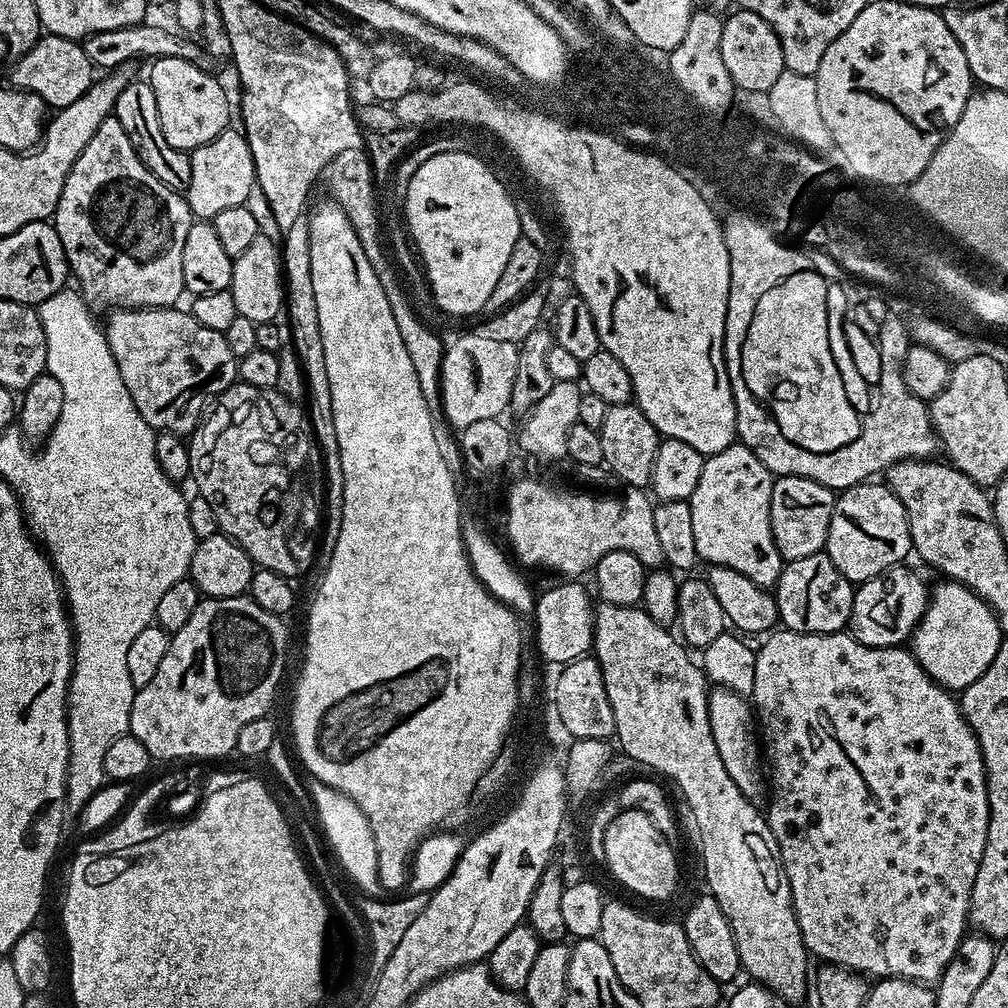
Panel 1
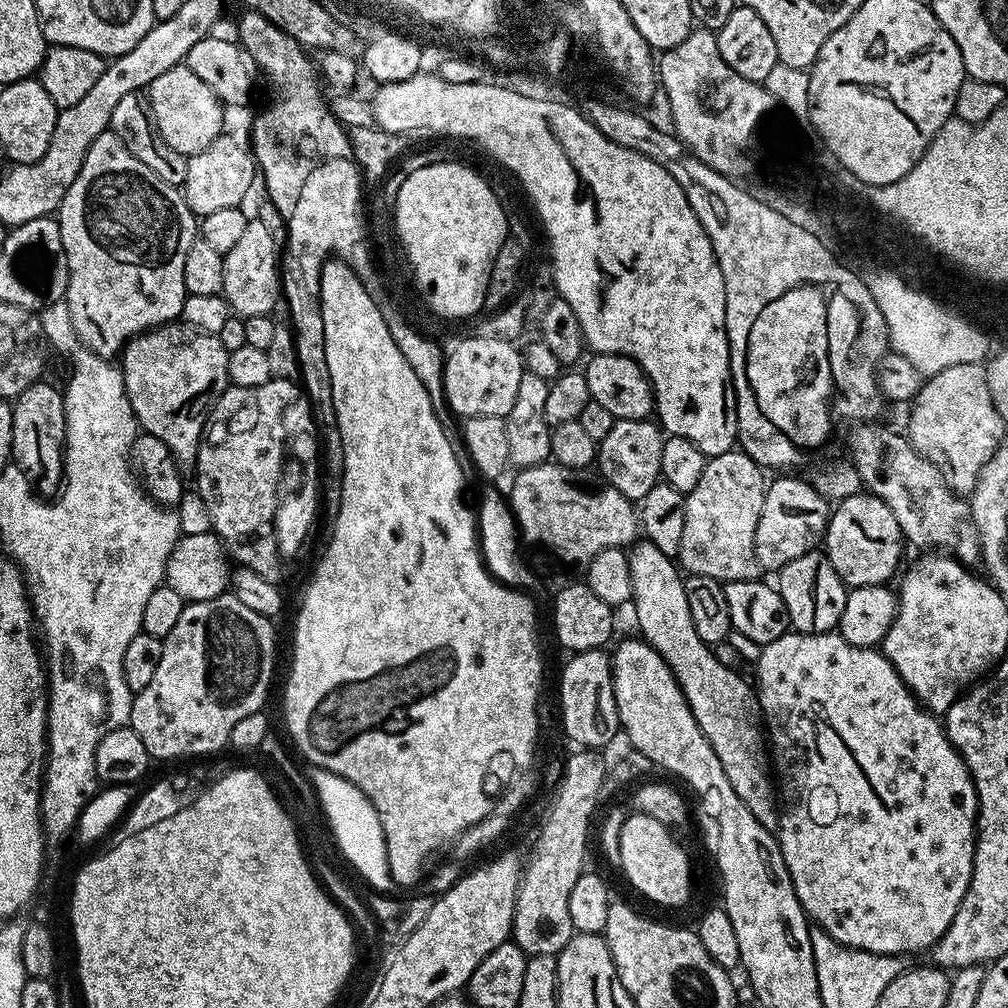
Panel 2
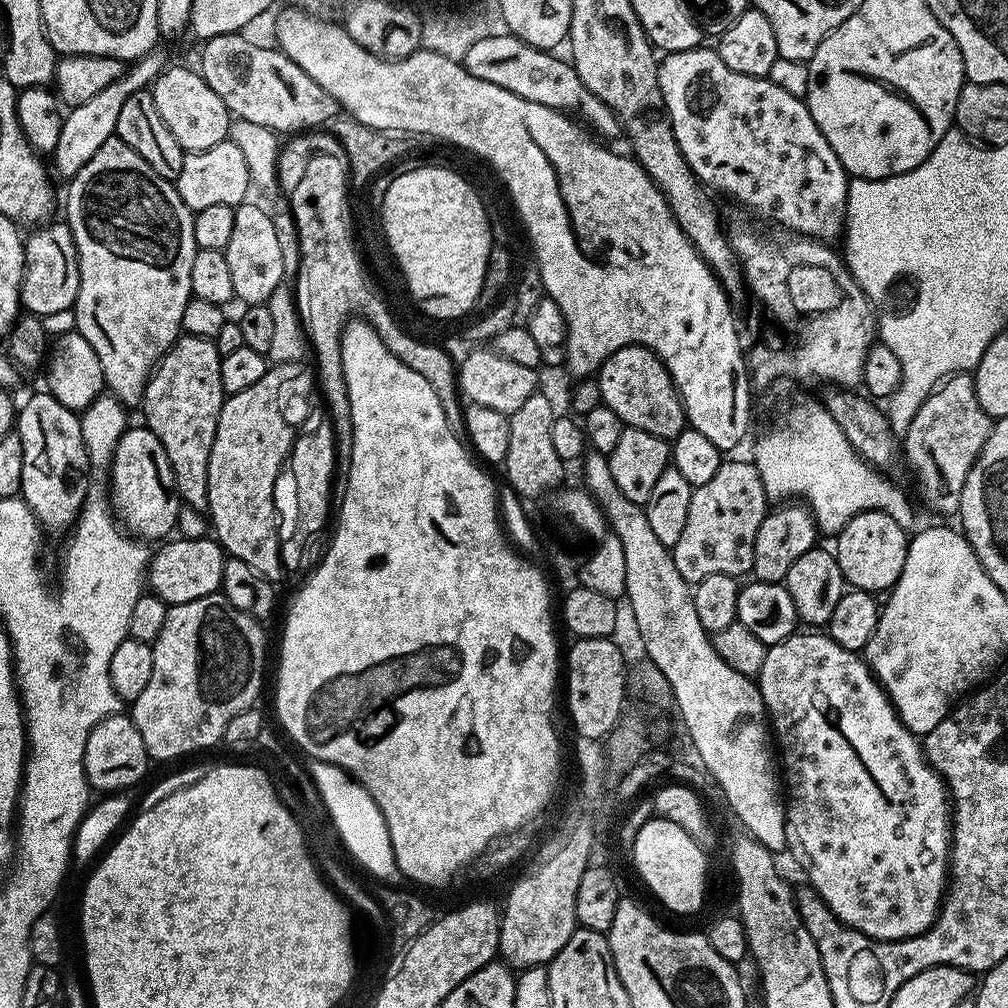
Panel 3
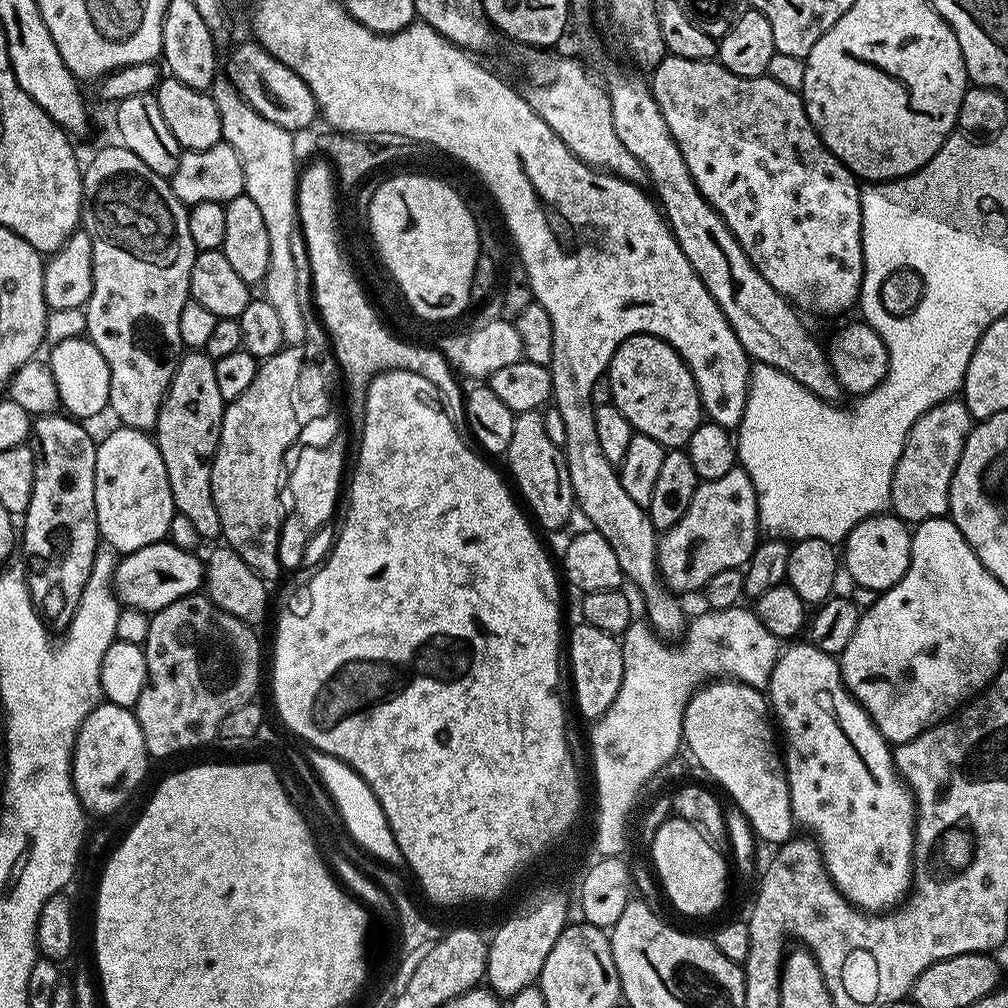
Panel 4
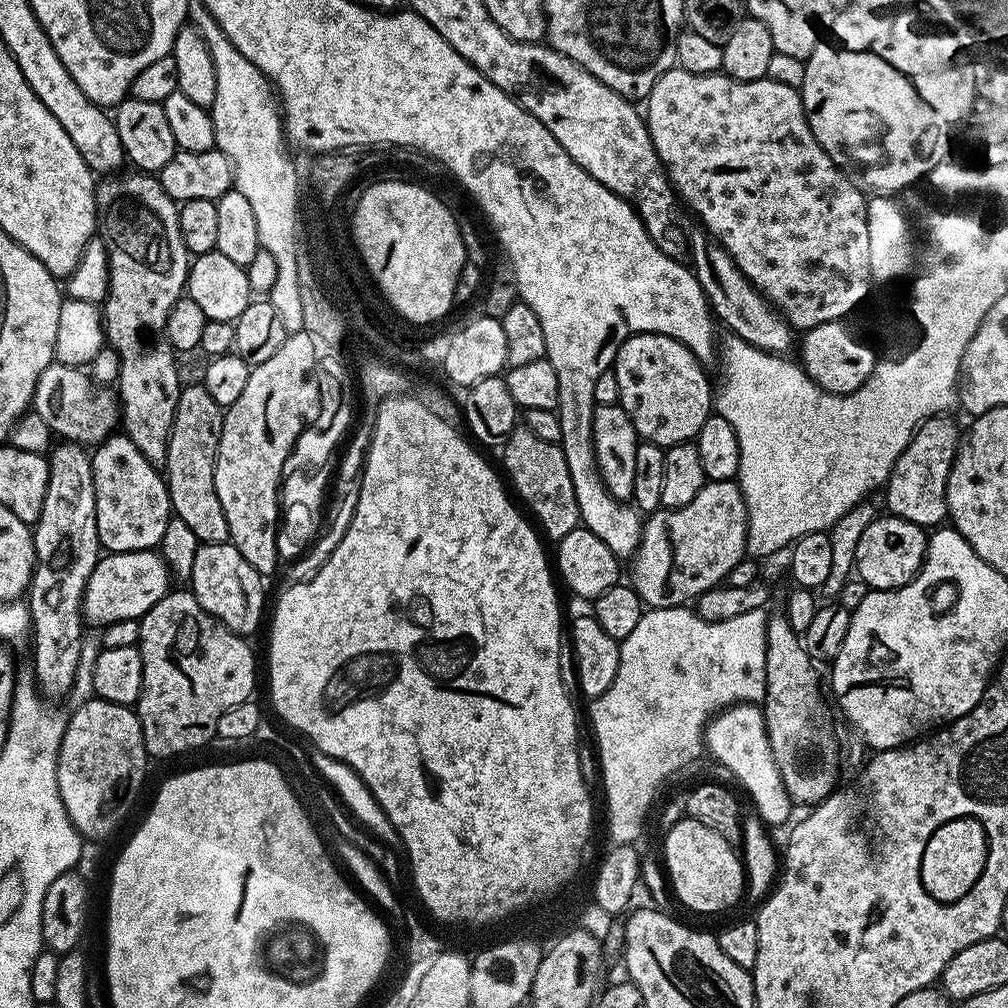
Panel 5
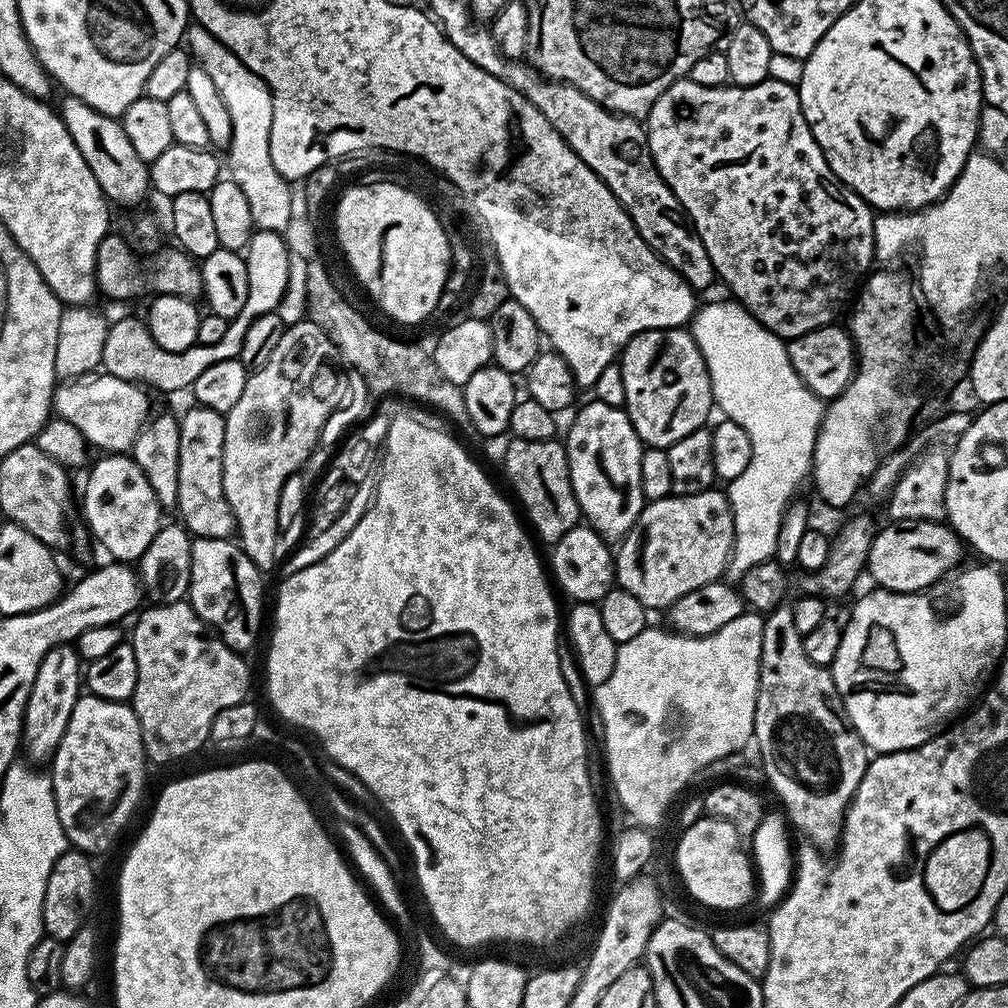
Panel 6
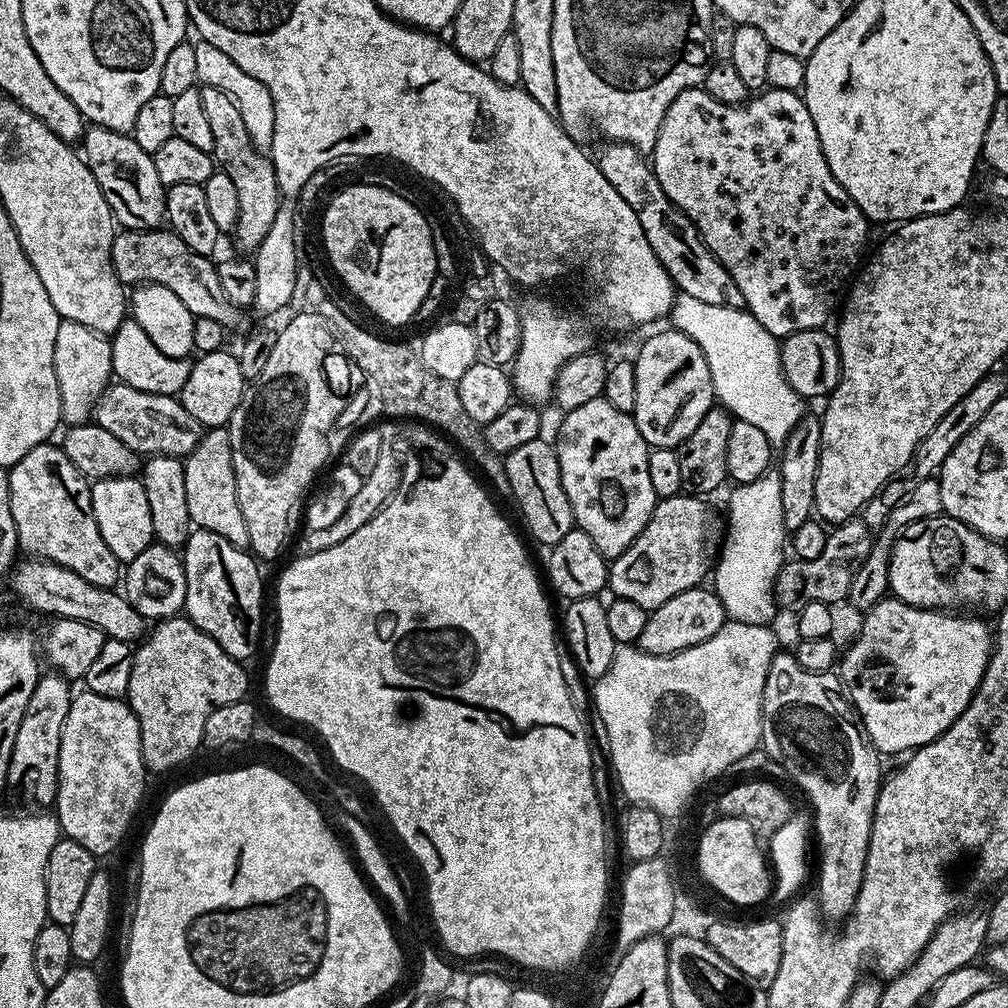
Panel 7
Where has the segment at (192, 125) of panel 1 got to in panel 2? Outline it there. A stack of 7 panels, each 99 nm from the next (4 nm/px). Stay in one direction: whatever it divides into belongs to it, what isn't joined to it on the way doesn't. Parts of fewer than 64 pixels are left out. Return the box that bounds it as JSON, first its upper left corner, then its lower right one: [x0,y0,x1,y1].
[147,63,225,158]

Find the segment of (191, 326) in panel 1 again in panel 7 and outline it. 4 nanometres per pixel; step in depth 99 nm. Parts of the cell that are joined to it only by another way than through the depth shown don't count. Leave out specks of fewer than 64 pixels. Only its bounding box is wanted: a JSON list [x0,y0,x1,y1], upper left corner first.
[184,427,250,549]

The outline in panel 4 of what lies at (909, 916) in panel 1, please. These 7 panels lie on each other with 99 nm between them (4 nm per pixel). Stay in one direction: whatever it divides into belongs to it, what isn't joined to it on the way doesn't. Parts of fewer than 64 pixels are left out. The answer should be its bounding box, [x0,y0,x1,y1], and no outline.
[766,642,916,914]

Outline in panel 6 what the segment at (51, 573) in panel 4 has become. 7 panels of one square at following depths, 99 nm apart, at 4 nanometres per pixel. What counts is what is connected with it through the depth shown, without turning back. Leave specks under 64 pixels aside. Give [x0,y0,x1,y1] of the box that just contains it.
[22,643,82,765]

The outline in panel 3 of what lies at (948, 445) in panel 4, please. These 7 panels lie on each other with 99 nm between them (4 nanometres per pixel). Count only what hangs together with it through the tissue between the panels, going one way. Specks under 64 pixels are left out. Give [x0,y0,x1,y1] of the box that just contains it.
[902,374,993,513]

